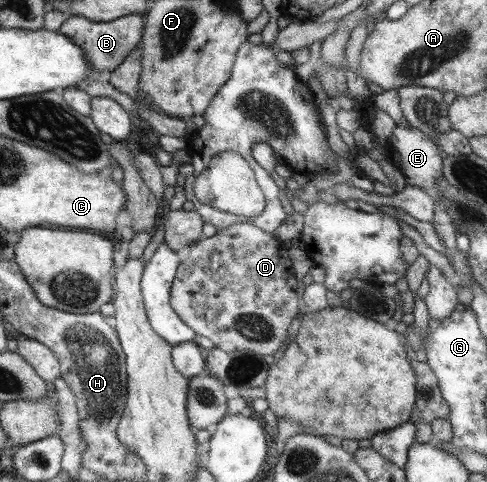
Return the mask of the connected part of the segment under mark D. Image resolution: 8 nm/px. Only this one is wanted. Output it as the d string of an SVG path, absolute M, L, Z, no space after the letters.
M244 223L221 226L211 237L201 237L184 251L179 279L170 289L170 306L179 311L187 327L195 327L214 347L225 353L235 349L275 358L297 315L301 285L289 261L287 250L262 228Z

